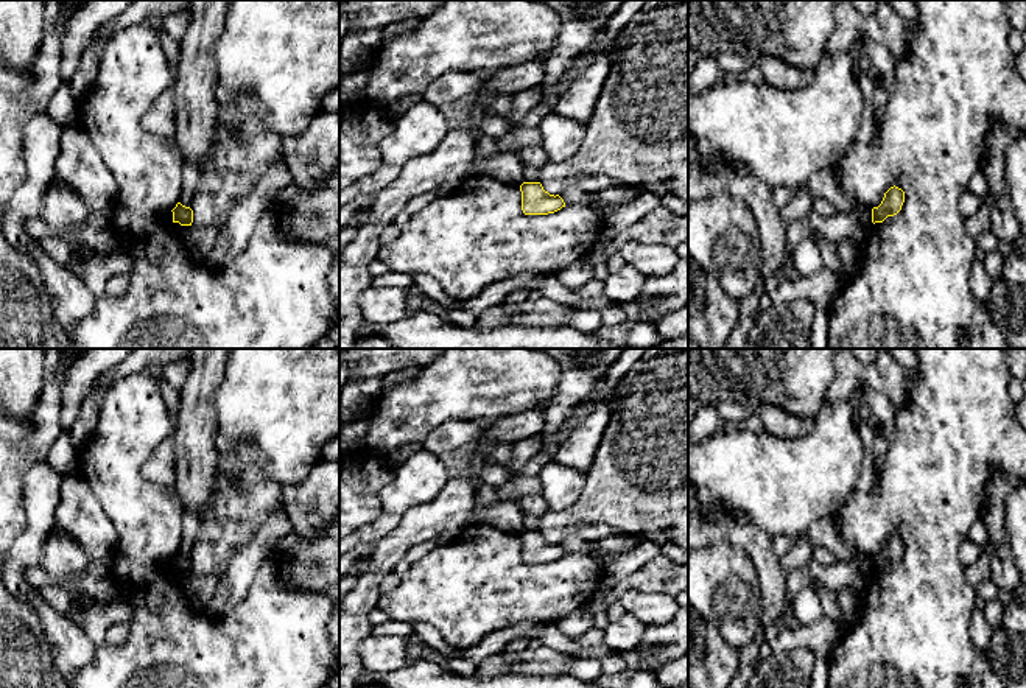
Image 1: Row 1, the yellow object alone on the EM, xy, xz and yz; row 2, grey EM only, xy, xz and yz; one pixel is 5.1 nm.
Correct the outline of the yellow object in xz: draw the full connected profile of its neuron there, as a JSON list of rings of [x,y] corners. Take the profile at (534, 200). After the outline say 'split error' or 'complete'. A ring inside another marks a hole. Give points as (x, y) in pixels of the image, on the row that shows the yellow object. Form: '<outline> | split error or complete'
[[[523,182],[520,191],[525,215],[548,215],[565,207],[564,199],[545,191],[540,182]]] | complete

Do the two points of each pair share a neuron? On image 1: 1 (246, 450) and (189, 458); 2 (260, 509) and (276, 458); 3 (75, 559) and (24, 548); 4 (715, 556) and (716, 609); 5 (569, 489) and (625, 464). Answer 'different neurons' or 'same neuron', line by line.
1: different neurons
2: different neurons
3: different neurons
4: same neuron
5: different neurons

